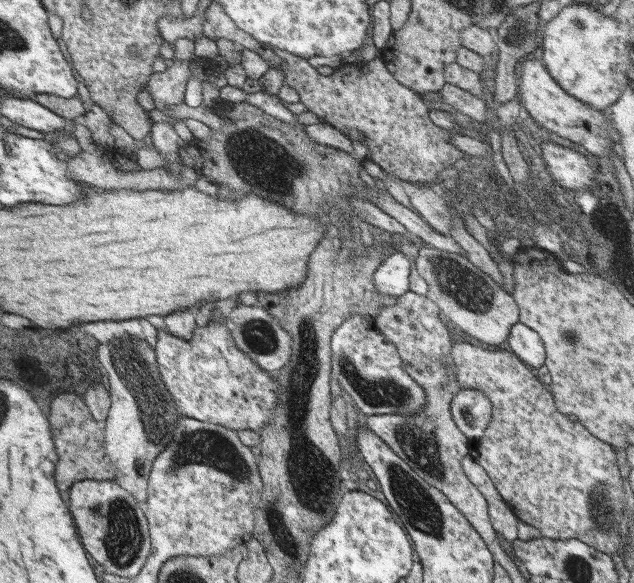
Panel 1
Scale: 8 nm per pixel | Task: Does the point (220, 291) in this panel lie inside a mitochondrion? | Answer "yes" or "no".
no

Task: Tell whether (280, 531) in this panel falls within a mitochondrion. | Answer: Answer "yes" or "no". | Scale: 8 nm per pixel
yes

